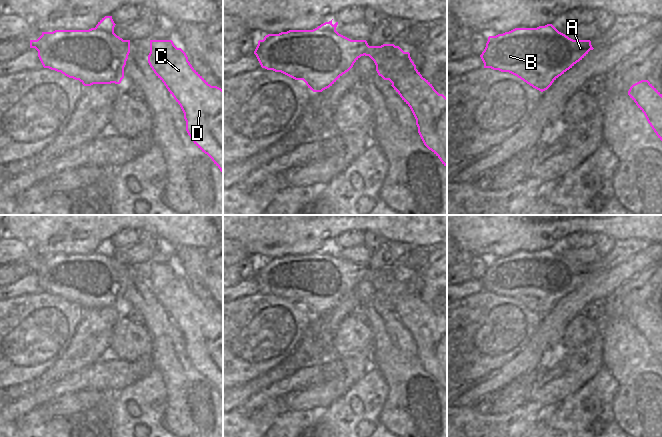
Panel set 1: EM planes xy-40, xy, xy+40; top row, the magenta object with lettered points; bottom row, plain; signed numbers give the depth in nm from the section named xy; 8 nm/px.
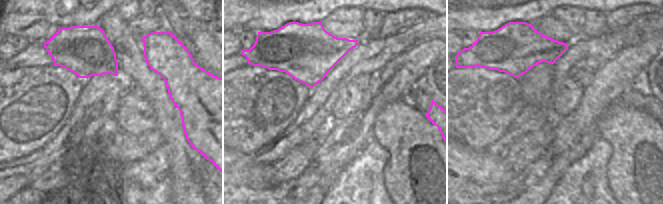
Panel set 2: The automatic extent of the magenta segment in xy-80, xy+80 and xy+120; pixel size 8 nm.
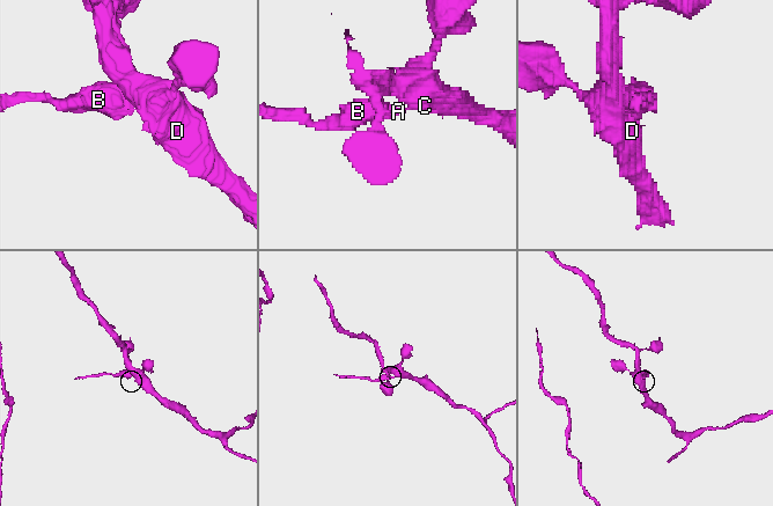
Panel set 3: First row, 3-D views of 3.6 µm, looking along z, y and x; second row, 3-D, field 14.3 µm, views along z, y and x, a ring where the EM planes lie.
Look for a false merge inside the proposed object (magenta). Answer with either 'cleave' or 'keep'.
cleave

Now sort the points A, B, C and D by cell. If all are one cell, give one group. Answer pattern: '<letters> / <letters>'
A B / C D

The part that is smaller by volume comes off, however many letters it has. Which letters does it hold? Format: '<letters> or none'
A, B

